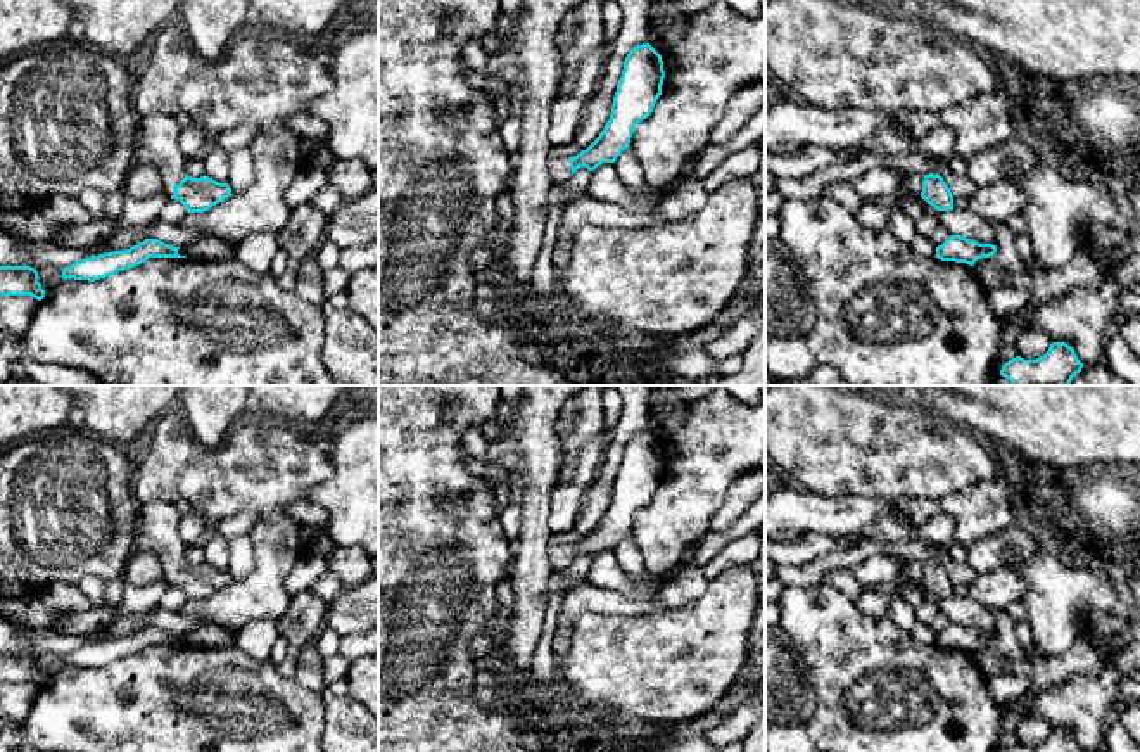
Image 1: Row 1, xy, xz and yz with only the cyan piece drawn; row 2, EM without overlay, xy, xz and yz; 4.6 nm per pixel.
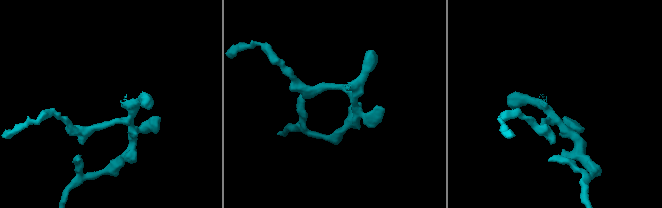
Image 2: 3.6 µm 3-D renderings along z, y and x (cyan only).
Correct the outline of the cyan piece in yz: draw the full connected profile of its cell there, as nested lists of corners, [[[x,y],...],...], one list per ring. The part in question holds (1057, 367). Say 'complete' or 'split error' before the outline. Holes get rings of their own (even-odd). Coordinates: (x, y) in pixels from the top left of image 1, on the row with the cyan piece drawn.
complete | [[[1052,342],[1048,351],[1036,360],[1016,356],[1009,360],[1000,375],[1012,386],[1069,386],[1083,363],[1066,342]]]

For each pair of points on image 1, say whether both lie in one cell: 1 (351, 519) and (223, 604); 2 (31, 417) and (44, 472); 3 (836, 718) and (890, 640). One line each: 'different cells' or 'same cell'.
1: different cells
2: different cells
3: same cell

